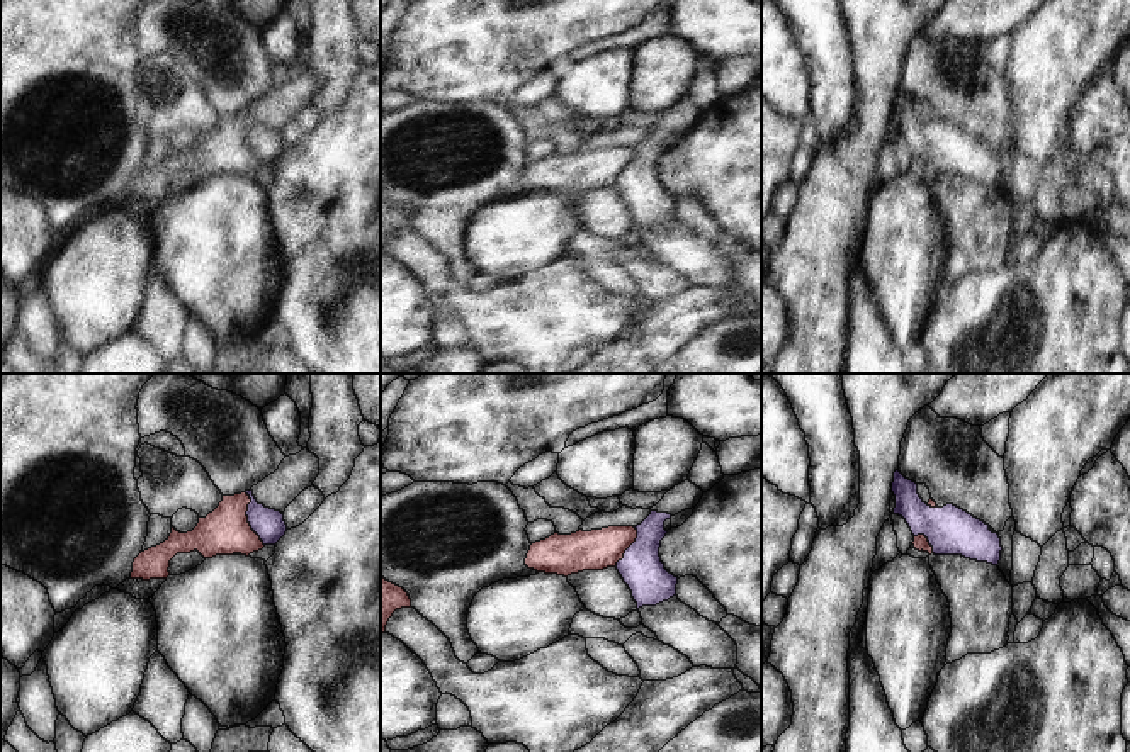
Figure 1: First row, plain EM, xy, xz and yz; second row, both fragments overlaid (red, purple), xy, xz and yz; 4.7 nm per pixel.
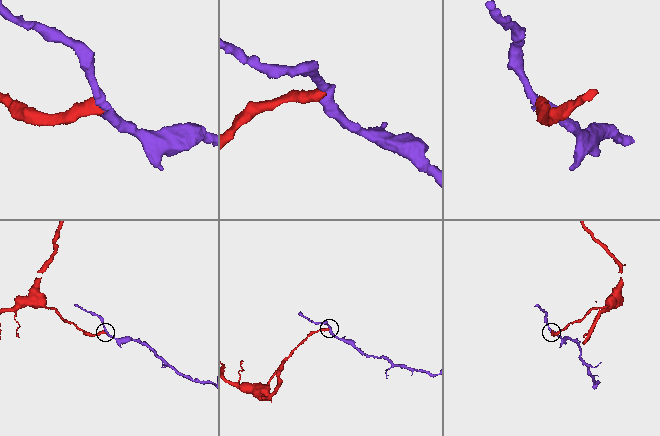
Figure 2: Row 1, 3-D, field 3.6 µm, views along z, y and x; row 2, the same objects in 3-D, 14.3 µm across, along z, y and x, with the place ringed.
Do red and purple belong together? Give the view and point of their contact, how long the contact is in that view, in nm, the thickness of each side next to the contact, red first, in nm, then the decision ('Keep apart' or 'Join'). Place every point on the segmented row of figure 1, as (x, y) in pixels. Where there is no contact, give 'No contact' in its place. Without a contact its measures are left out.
Touches red at xy (247, 518). Shared border 280 nm. Thickness 220 nm (red) against 150 nm. Keep apart

